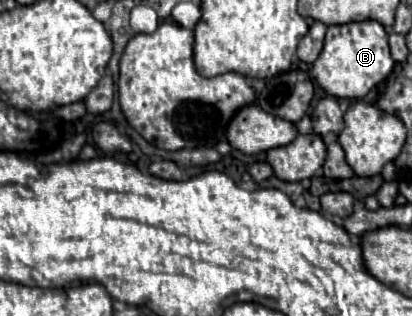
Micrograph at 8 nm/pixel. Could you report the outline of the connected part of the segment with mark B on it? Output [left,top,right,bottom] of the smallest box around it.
[312,21,394,99]

